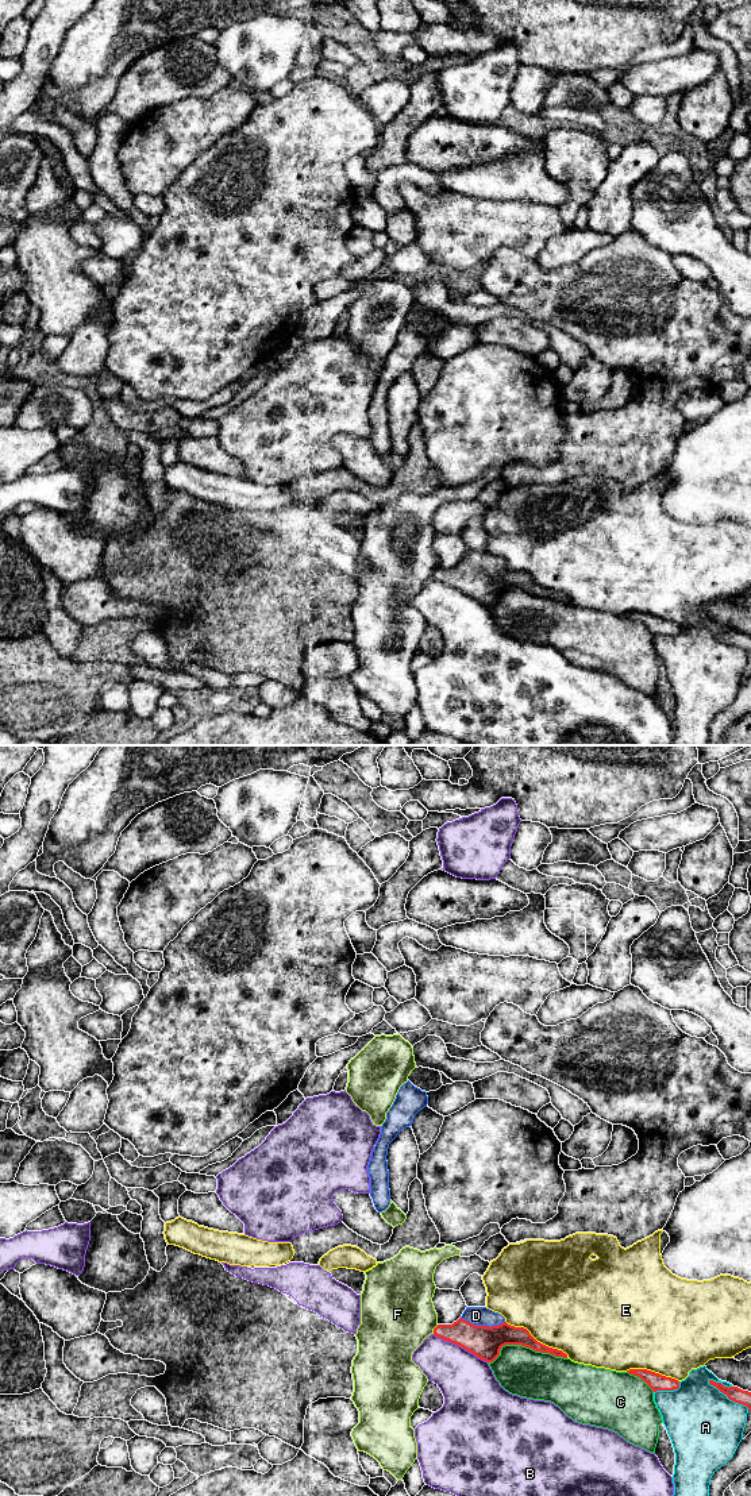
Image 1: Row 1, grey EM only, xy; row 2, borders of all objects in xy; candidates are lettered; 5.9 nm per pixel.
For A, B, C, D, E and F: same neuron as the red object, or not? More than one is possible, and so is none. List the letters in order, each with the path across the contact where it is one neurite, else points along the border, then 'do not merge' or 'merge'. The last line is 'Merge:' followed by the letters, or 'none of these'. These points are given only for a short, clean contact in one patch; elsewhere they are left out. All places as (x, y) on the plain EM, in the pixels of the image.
A: do not merge
B: do not merge
C: do not merge
D: way xy (485, 586), (482, 570), (476, 563), (476, 559); merge
E: do not merge
F: do not merge
Merge: D

